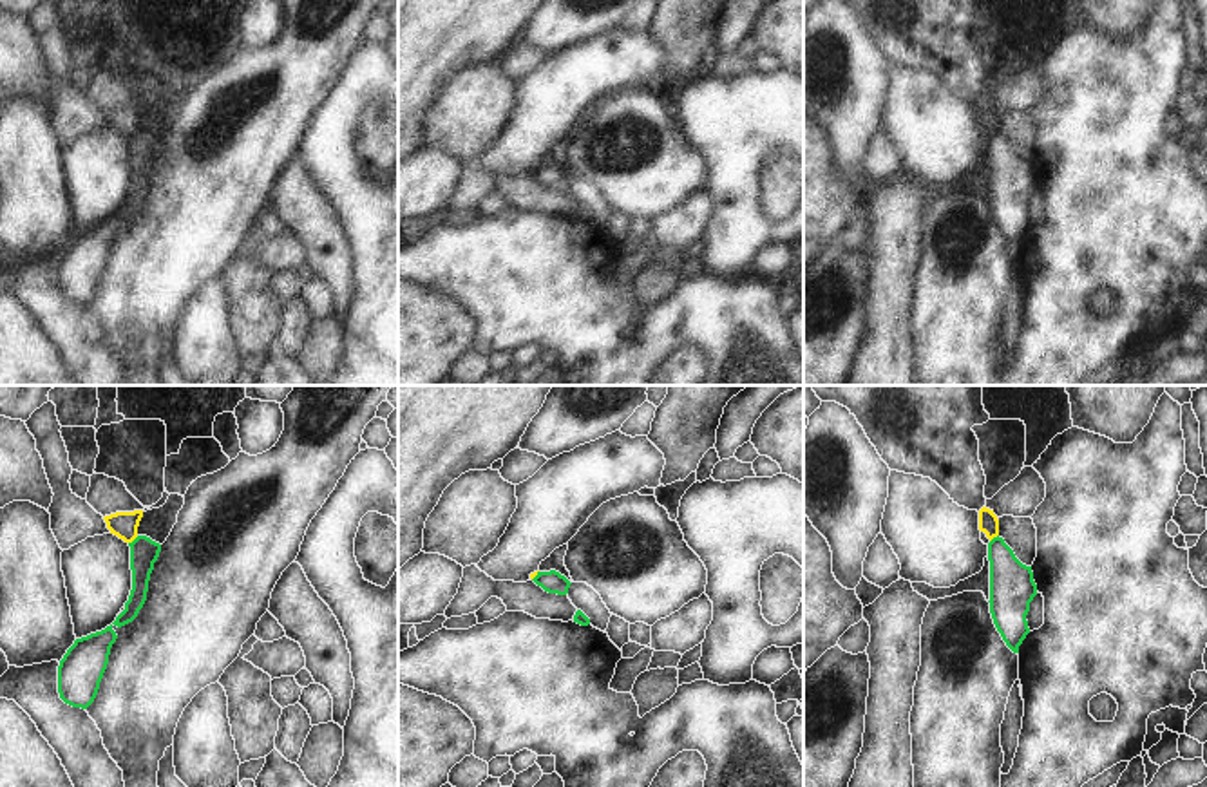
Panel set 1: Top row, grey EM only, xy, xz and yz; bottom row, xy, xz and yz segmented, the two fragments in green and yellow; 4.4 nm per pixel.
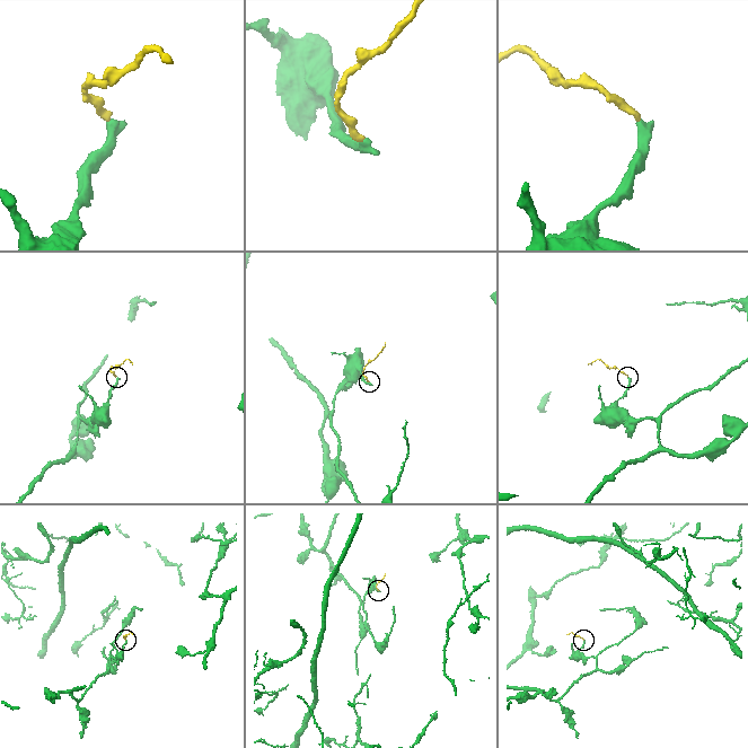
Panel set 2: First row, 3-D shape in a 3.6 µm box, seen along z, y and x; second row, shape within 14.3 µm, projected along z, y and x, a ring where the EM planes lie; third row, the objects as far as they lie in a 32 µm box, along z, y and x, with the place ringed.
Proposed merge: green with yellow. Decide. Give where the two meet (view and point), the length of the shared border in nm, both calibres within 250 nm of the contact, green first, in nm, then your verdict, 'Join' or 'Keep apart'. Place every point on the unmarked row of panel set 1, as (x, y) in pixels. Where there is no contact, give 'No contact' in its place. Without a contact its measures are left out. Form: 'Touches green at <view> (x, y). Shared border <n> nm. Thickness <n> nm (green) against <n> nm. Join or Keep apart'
Touches green at xy (134, 134). Shared border 60 nm. Thickness 130 nm (green) against 120 nm. Keep apart.

